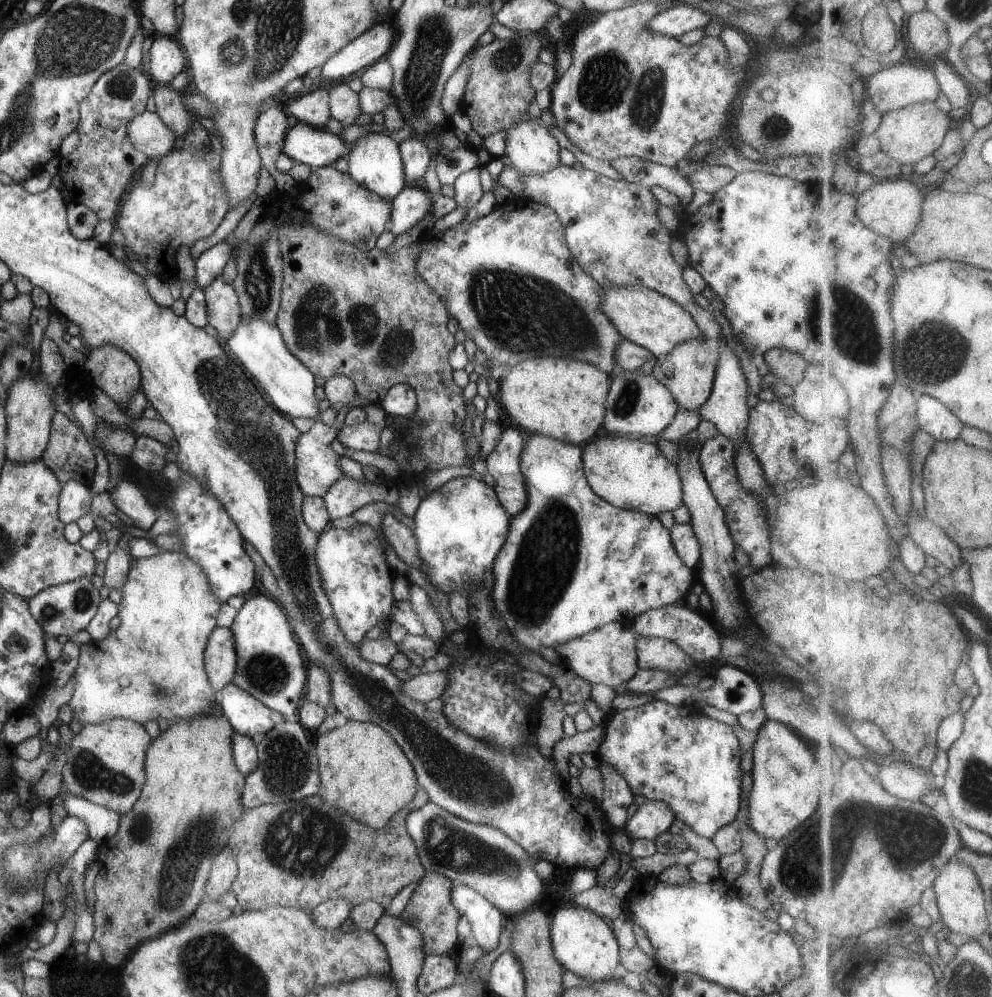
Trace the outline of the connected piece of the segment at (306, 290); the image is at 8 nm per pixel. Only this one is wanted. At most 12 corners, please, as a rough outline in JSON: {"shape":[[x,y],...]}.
{"shape":[[280,224],[276,325],[320,378],[414,390],[409,478],[467,464],[419,241]]}

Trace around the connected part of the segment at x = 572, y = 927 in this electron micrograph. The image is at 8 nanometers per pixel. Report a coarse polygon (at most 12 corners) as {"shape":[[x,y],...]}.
{"shape":[[582,906],[552,910],[554,957],[586,980],[620,974],[609,922]]}

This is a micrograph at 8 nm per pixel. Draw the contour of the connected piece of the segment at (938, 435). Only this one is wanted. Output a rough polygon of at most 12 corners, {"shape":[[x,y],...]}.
{"shape":[[919,398],[921,429],[937,441],[962,437],[965,423],[941,399]]}

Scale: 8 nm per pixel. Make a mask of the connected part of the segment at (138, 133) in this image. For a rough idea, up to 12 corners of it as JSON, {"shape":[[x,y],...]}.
{"shape":[[157,114],[134,116],[130,144],[160,161],[181,144]]}

